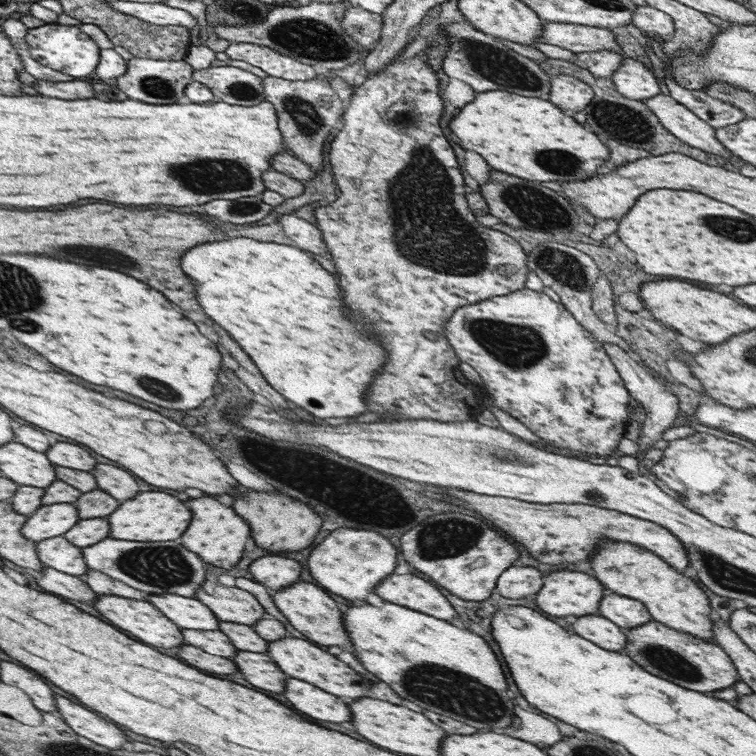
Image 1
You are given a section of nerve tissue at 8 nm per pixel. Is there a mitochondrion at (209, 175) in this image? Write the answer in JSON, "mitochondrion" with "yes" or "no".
{"mitochondrion":"yes"}

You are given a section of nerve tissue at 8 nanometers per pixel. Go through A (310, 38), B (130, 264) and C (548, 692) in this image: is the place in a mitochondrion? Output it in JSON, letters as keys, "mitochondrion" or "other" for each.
{"A":"mitochondrion","B":"mitochondrion","C":"other"}

